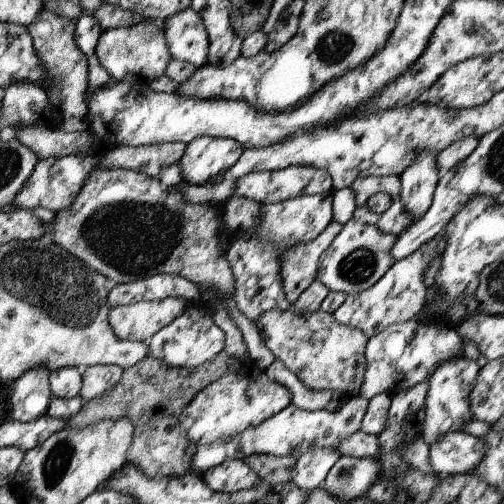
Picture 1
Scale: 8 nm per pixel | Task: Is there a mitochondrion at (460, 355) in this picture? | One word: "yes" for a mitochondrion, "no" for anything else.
no

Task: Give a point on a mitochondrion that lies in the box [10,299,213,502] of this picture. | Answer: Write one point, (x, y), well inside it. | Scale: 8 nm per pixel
(54, 468)

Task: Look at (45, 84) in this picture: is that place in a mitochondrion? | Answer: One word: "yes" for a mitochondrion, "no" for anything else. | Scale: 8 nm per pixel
no

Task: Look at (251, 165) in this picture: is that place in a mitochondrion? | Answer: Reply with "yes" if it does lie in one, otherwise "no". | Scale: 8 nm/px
no

